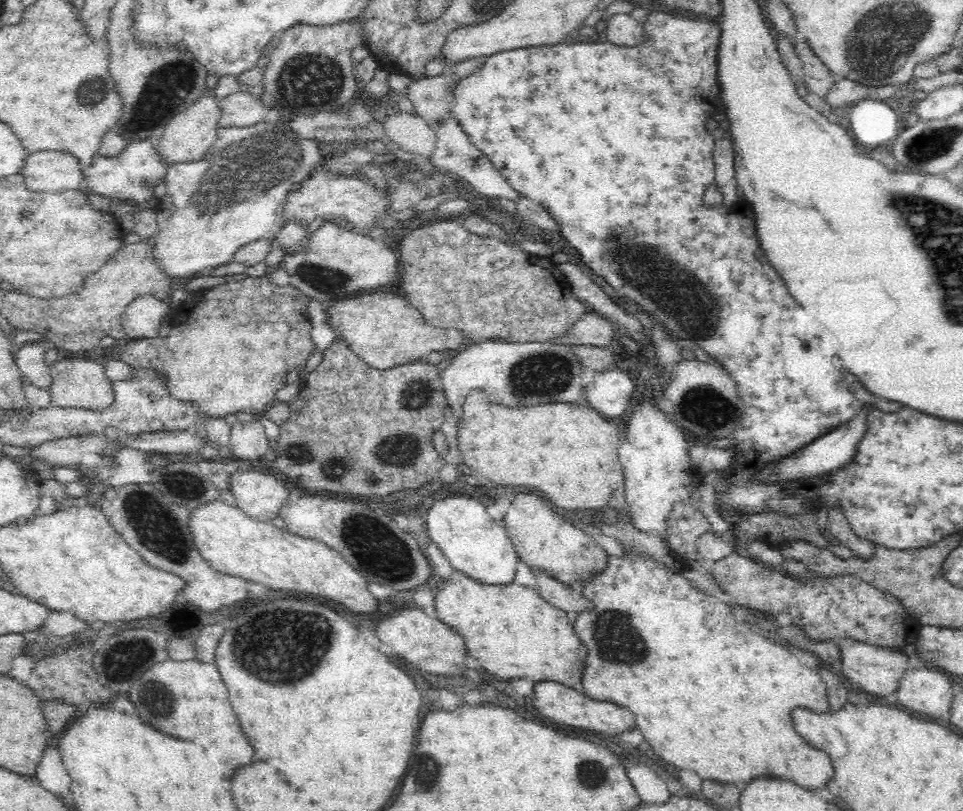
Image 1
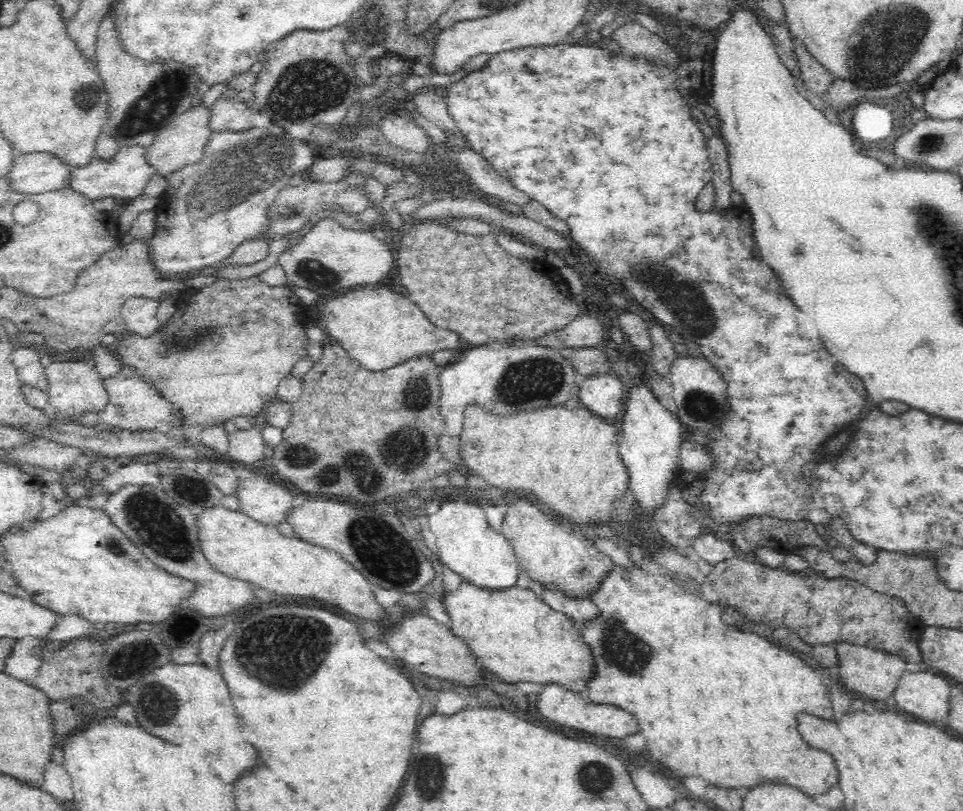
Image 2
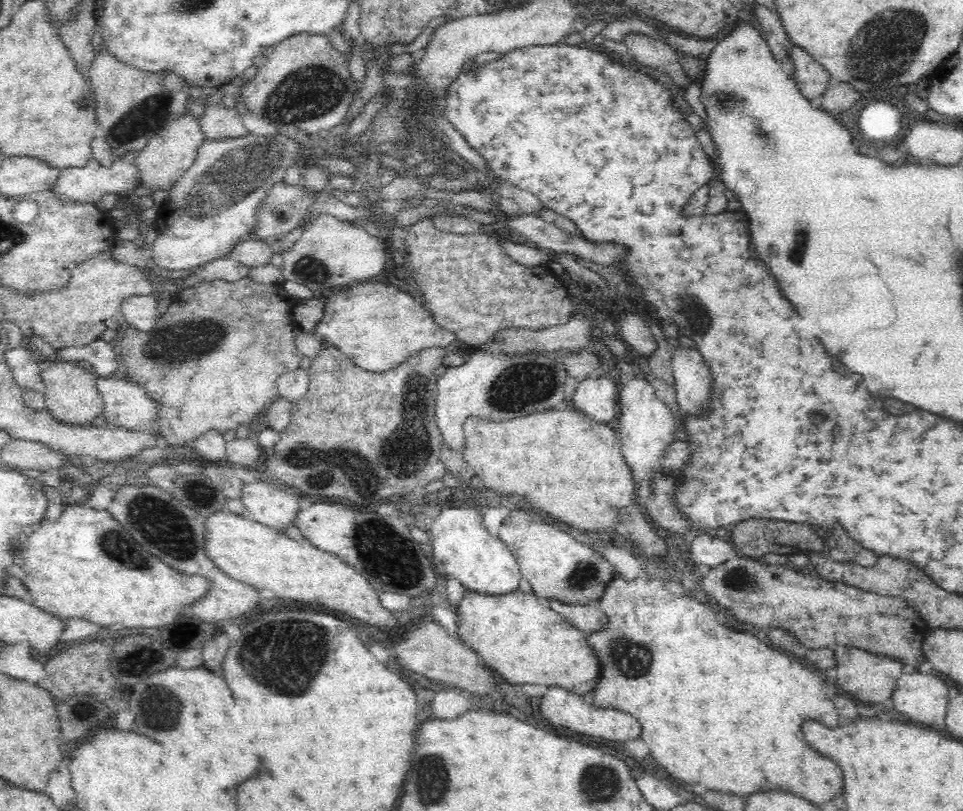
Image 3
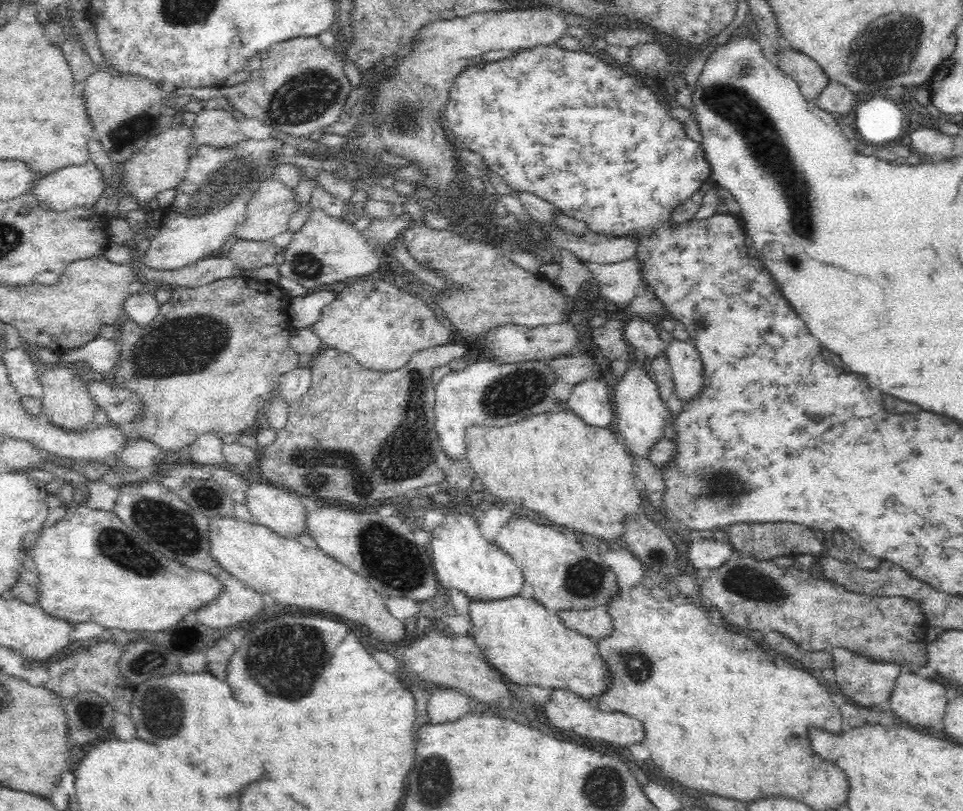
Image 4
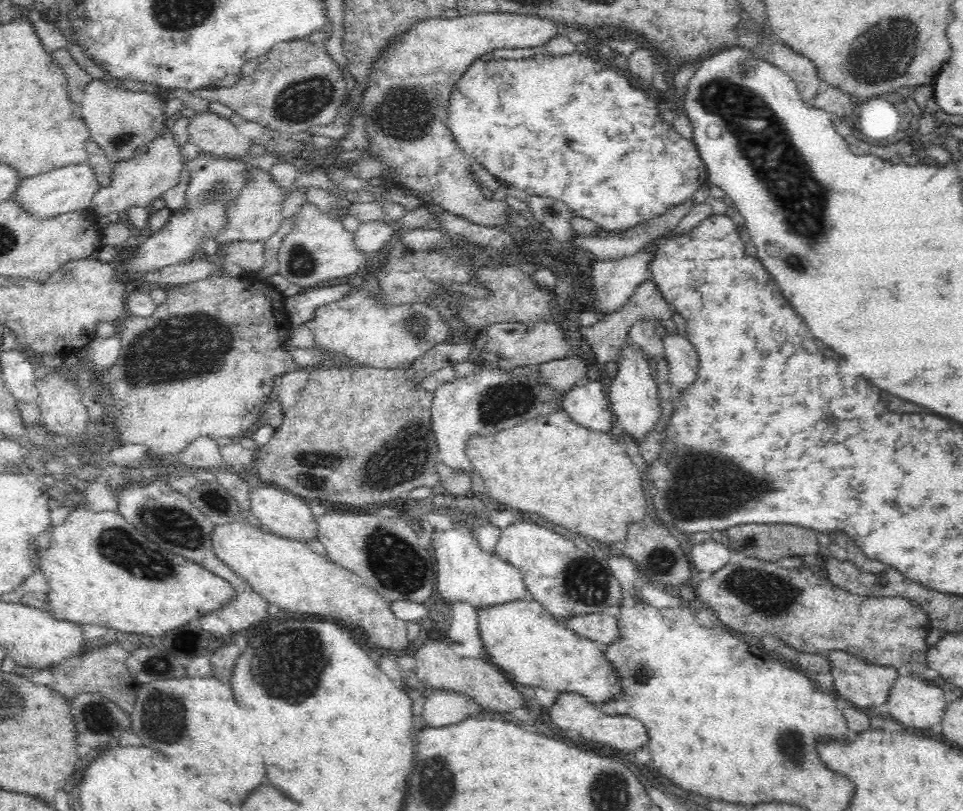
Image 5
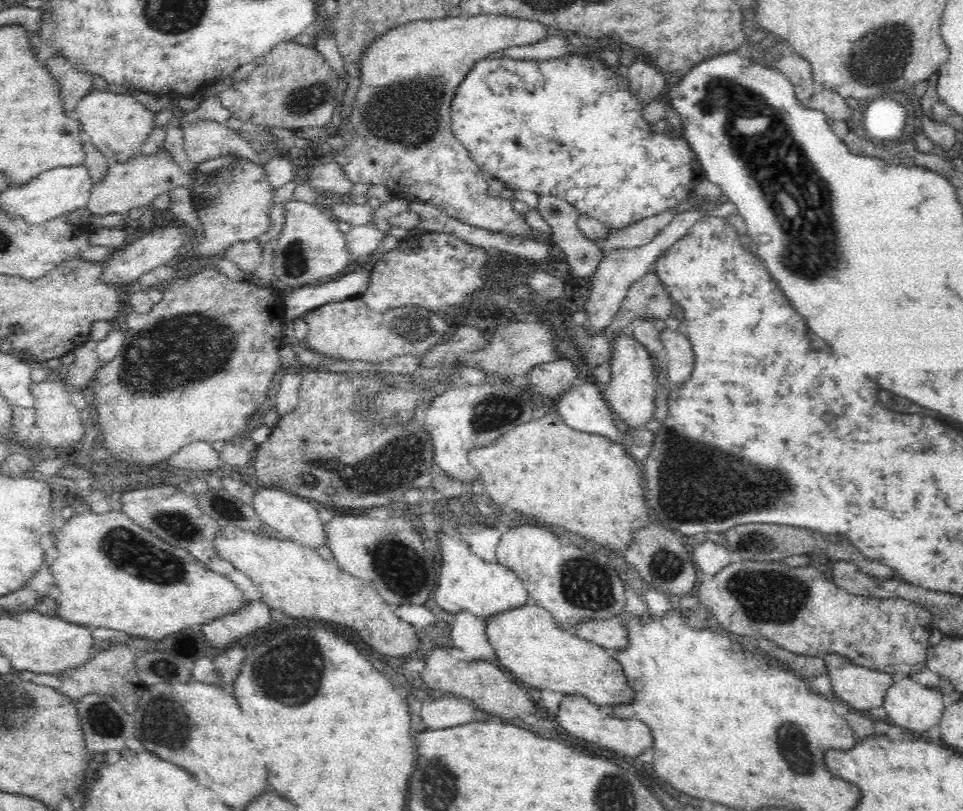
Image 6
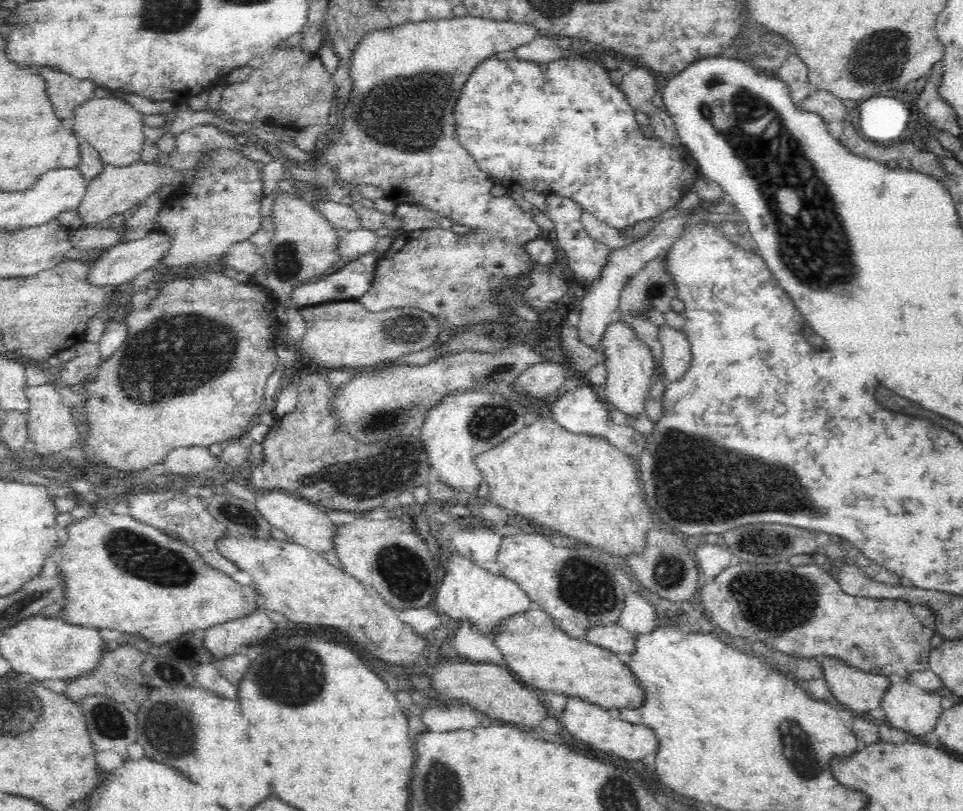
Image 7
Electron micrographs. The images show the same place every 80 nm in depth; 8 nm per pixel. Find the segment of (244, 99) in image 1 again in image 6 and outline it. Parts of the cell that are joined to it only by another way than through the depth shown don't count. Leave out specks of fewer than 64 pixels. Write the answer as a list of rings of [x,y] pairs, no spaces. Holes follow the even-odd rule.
[[[208,119],[191,122],[183,127],[183,138],[187,156],[197,165],[226,154],[258,160],[258,156],[252,156],[254,149],[242,134],[224,123]]]

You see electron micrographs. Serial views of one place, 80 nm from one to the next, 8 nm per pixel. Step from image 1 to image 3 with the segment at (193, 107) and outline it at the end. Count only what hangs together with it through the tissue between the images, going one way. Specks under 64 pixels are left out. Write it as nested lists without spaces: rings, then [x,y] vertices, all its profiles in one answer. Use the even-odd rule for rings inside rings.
[[[186,112],[171,122],[168,128],[162,129],[162,132],[150,138],[149,143],[139,151],[134,160],[140,171],[140,185],[154,190],[154,192],[170,190],[170,187],[186,172],[186,169],[194,164],[198,148],[205,141],[204,133],[200,128],[200,120],[202,120],[202,116],[196,118]]]

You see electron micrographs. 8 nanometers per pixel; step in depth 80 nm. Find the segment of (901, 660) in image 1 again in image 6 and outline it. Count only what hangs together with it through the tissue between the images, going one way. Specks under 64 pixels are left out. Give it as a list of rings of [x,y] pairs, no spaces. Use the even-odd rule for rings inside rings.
[[[824,654],[827,674],[831,678],[834,695],[840,698],[840,702],[845,702],[857,712],[883,706],[893,675],[856,665],[840,654]]]

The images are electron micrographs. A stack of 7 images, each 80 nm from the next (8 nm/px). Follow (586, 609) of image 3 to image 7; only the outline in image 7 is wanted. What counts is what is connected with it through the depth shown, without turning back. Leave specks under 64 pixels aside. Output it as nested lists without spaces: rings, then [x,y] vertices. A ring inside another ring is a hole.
[[[619,621],[610,625],[595,626],[586,631],[585,640],[625,658],[635,649],[635,637],[620,626]]]

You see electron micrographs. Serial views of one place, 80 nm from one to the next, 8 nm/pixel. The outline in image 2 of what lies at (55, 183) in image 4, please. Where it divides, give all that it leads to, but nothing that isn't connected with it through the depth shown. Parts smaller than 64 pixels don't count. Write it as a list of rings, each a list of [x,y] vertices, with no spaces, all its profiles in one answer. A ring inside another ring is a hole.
[[[142,145],[126,146],[121,148],[110,159],[104,160],[96,156],[92,157],[90,164],[84,167],[72,167],[72,178],[66,187],[82,193],[84,197],[93,200],[112,196],[117,202],[125,198],[138,198],[144,194],[150,178],[154,176],[154,167],[146,159],[147,148]]]

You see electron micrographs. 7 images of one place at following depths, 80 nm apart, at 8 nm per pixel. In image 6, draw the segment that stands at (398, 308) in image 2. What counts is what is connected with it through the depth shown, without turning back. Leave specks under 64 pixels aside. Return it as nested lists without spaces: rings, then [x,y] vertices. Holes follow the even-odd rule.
[[[362,296],[315,308],[304,316],[304,320],[309,326],[306,348],[325,357],[373,364],[382,364],[400,356],[422,357],[442,340],[444,332],[450,331],[445,317],[430,309],[408,305],[379,313],[370,309]]]

